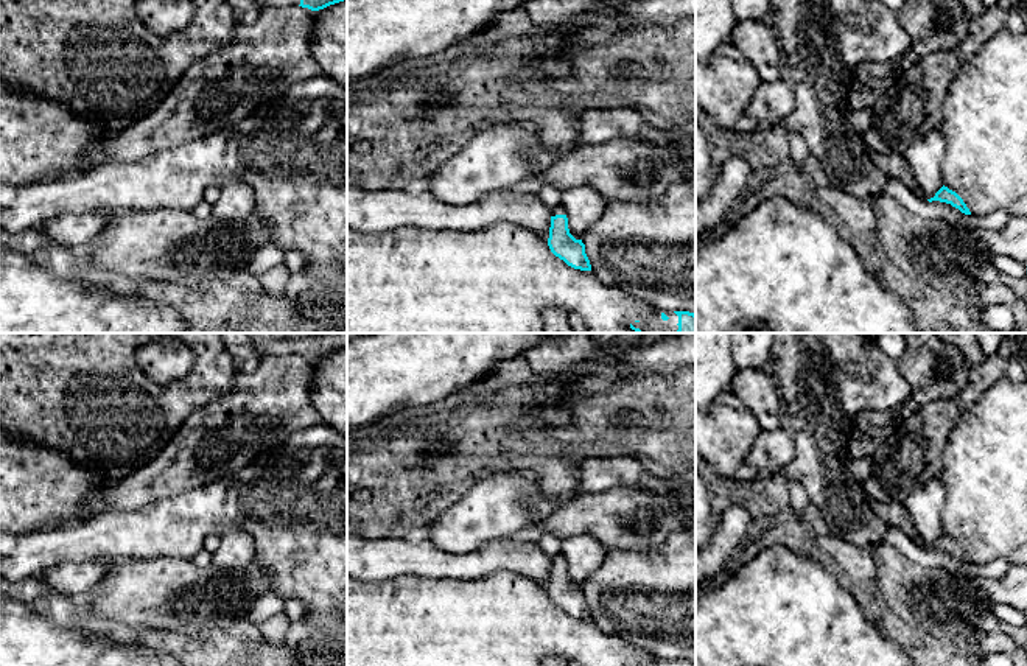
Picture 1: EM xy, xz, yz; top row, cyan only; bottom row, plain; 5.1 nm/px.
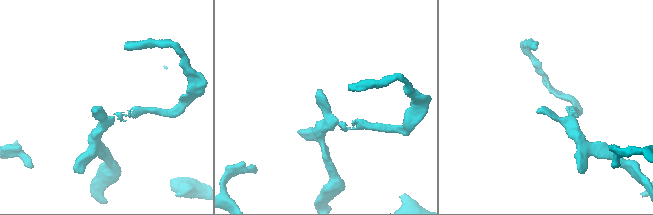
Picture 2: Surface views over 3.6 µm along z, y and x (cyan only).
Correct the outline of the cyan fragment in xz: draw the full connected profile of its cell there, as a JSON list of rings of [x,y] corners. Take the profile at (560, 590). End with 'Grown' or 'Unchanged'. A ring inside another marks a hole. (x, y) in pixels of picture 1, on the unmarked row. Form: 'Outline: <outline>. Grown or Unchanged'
Outline: [[[559,552],[551,563],[548,594],[551,601],[568,615],[580,619],[591,619],[582,588],[576,588],[568,577],[565,557]]]. Grown

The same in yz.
Outline: [[[945,534],[935,542],[934,546],[931,546],[927,549],[929,551],[932,551],[932,549],[946,551],[946,552],[951,552],[952,556],[959,557],[962,562],[971,563],[969,557],[963,551],[963,548],[955,540],[949,538]]]. Unchanged

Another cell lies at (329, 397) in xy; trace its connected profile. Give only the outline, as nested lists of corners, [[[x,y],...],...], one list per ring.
[[[347,349],[314,361],[313,408],[324,423],[347,439]]]

